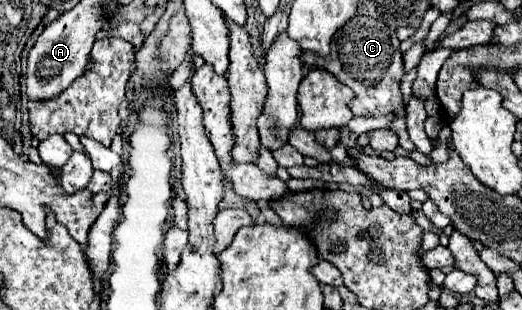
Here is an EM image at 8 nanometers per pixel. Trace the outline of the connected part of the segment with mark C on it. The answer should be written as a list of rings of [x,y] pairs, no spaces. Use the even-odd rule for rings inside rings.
[[[356,16],[356,18],[358,20],[352,20],[352,24],[342,26],[332,36],[328,56],[318,56],[314,52],[302,52],[300,60],[308,68],[322,68],[338,76],[342,84],[354,90],[356,98],[350,102],[350,110],[354,116],[394,114],[391,130],[398,135],[399,145],[408,151],[414,151],[414,144],[407,133],[402,92],[398,88],[400,78],[404,76],[402,52],[398,50],[400,40],[396,38],[396,32],[392,28],[386,28],[386,24],[382,24],[382,20],[374,20],[370,16]]]

